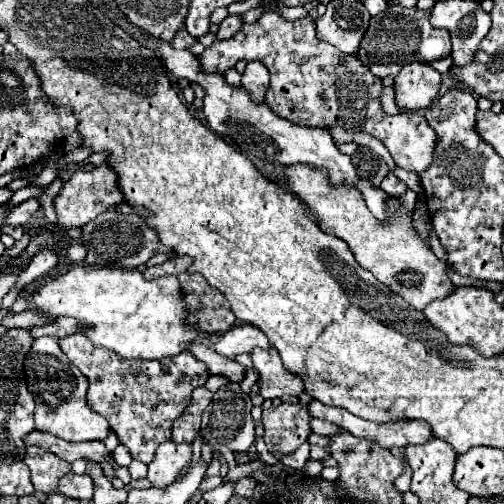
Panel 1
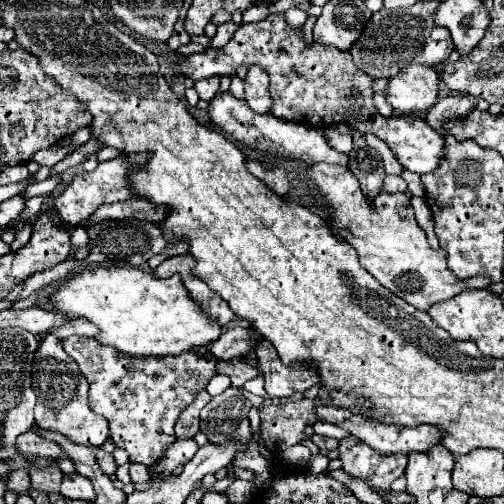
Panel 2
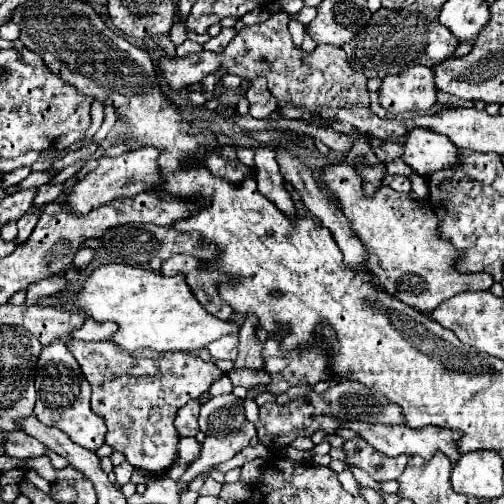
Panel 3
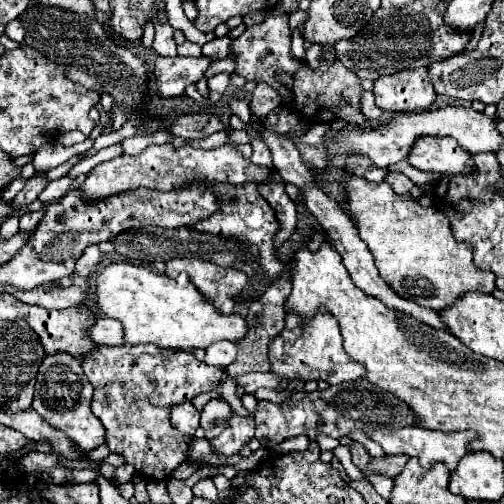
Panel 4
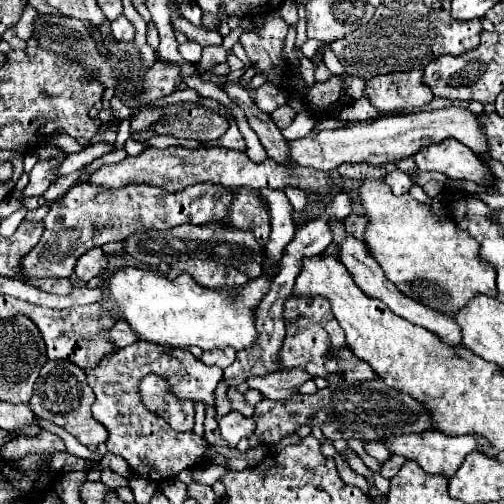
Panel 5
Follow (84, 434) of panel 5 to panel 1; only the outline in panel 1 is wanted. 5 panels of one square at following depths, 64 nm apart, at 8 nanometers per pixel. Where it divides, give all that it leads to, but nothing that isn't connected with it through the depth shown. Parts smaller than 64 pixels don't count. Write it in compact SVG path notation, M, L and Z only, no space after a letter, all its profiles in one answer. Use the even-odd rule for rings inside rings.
M42 336L34 340L32 350L26 356L26 382L28 390L36 400L34 418L36 430L54 434L68 442L86 442L86 440L104 440L110 434L108 420L90 410L86 400L88 380L82 372L64 356L58 346L58 340L52 336Z

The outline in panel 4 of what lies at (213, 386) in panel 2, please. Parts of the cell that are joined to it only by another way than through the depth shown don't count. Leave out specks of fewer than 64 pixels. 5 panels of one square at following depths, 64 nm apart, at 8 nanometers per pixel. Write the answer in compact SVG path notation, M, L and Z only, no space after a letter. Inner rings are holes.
M226 380L226 382L222 382L220 386L220 392L222 392L222 398L234 408L234 412L238 414L238 416L250 416L250 412L242 406L242 400L240 400L240 396L236 394L236 384L232 382L232 380Z

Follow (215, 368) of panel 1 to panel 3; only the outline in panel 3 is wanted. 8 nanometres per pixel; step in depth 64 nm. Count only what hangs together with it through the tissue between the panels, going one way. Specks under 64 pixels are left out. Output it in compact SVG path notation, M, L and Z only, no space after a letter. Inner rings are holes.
M230 370L230 380L234 386L244 386L246 390L252 390L254 386L268 386L270 376L264 370Z

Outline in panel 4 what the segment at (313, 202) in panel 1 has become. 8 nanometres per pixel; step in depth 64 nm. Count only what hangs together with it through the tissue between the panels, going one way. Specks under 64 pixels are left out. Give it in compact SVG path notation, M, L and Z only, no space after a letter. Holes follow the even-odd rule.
M344 174L344 186L348 192L348 214L370 248L380 276L396 294L442 312L466 292L494 292L494 272L474 266L472 246L454 240L450 220L440 210L420 206L410 194L394 194L388 182L370 184L364 178Z

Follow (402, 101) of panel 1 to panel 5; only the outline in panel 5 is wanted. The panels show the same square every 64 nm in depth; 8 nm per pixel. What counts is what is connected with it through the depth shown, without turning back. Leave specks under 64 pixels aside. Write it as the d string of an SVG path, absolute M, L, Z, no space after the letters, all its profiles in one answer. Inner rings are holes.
M422 70L394 72L364 80L364 96L380 112L412 112L434 98L432 90L422 82Z

